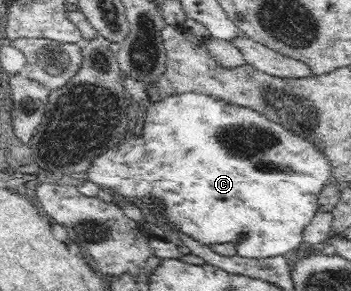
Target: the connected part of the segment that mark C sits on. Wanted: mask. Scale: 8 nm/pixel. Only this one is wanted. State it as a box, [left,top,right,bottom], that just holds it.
[79,92,332,260]

